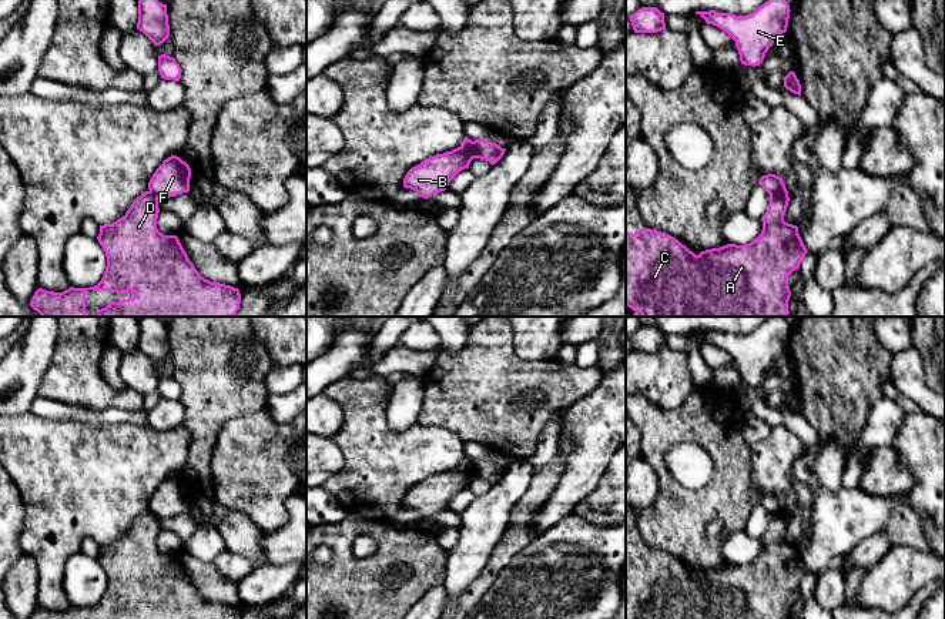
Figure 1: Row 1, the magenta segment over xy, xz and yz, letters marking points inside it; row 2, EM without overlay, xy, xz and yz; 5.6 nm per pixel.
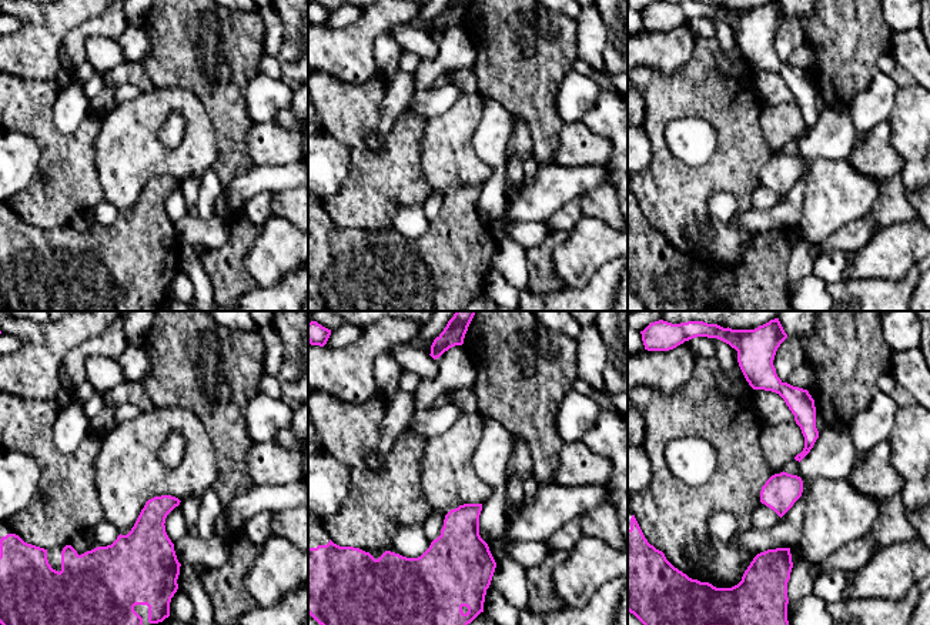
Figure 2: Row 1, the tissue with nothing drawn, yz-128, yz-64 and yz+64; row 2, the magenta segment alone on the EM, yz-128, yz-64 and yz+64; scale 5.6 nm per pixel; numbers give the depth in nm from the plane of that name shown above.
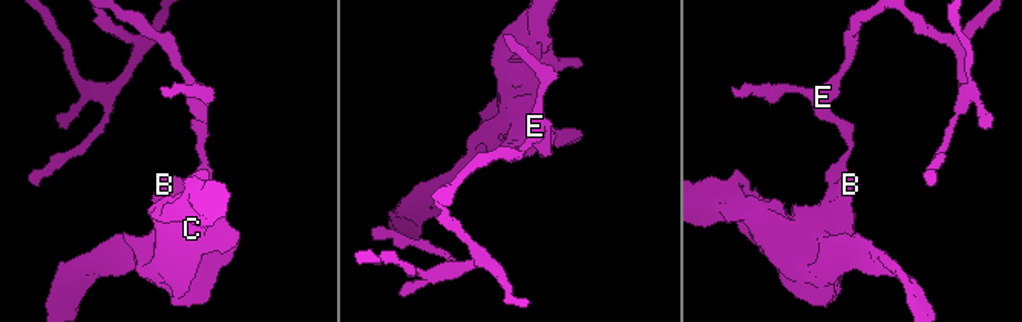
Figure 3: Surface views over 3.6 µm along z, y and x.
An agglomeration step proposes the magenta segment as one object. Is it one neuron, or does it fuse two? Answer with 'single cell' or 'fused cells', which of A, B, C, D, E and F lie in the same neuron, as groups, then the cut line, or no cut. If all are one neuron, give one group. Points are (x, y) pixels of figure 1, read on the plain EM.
fused cells; groups A B C D / E F; cut yz (787, 511), (770, 515)

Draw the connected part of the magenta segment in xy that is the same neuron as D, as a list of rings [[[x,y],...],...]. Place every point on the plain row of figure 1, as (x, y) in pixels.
[[[150,511],[137,516],[125,535],[113,543],[100,545],[97,556],[107,576],[107,586],[101,600],[90,608],[70,606],[63,612],[46,610],[38,608],[31,619],[86,619],[86,610],[111,610],[117,613],[133,610],[135,615],[128,619],[241,619],[238,608],[231,605],[211,602],[200,595],[194,583],[190,580],[177,555],[164,555],[157,548],[158,538],[158,518]]]

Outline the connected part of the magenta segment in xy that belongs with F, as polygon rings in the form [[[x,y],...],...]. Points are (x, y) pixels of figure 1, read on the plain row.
[[[171,475],[153,493],[148,509],[157,518],[170,518],[190,511],[191,488],[177,475]]]

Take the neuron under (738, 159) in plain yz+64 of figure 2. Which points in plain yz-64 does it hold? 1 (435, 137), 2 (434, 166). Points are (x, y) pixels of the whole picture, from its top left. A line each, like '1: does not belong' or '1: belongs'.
1: does not belong
2: does not belong

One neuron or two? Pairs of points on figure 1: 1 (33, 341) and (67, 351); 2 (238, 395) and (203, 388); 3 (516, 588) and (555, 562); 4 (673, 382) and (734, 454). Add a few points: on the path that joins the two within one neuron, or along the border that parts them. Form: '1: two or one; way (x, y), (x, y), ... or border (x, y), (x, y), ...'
1: two; border (59, 331), (56, 348), (43, 380)
2: one; way (230, 388), (211, 388)
3: one; way (526, 588), (545, 572)
4: two; border (692, 387), (676, 408), (653, 402)

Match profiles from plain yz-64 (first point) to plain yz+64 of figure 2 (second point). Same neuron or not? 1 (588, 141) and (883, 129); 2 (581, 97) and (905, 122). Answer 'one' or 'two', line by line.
1: one
2: two

